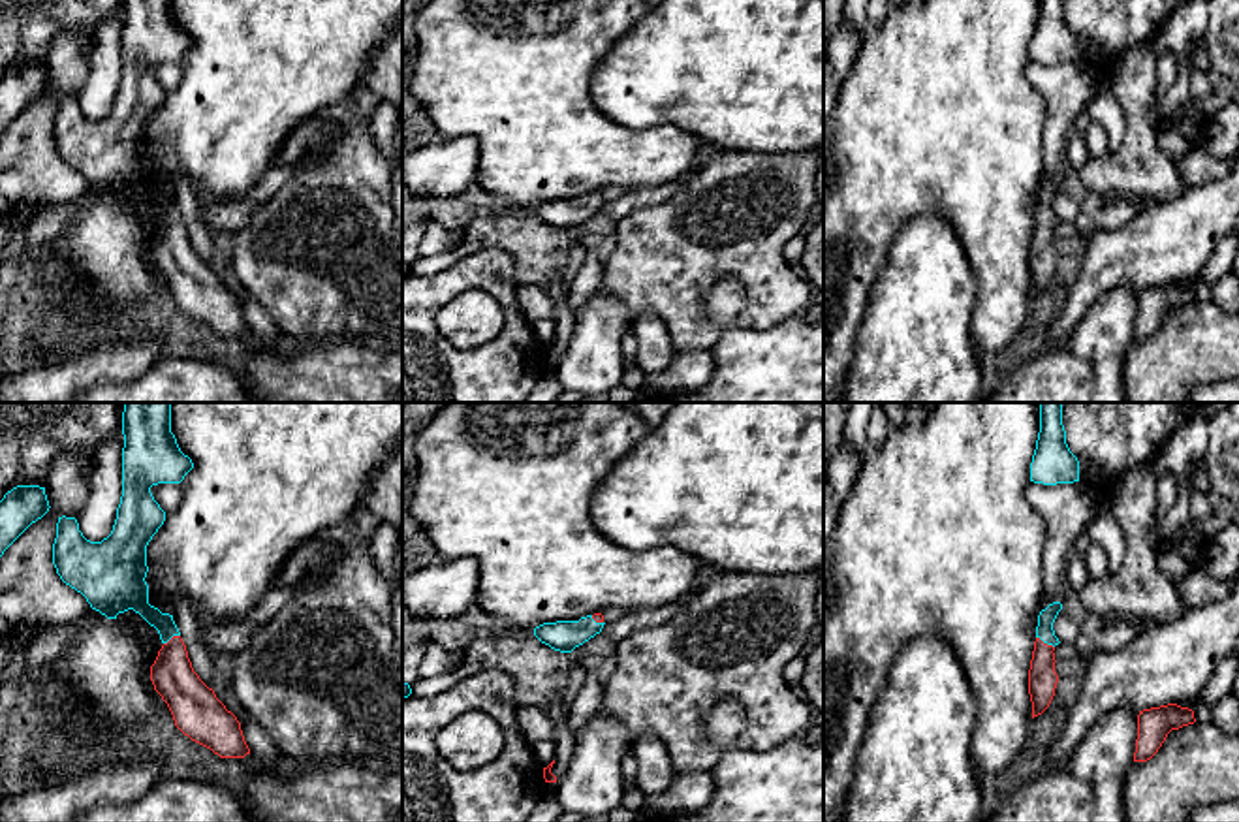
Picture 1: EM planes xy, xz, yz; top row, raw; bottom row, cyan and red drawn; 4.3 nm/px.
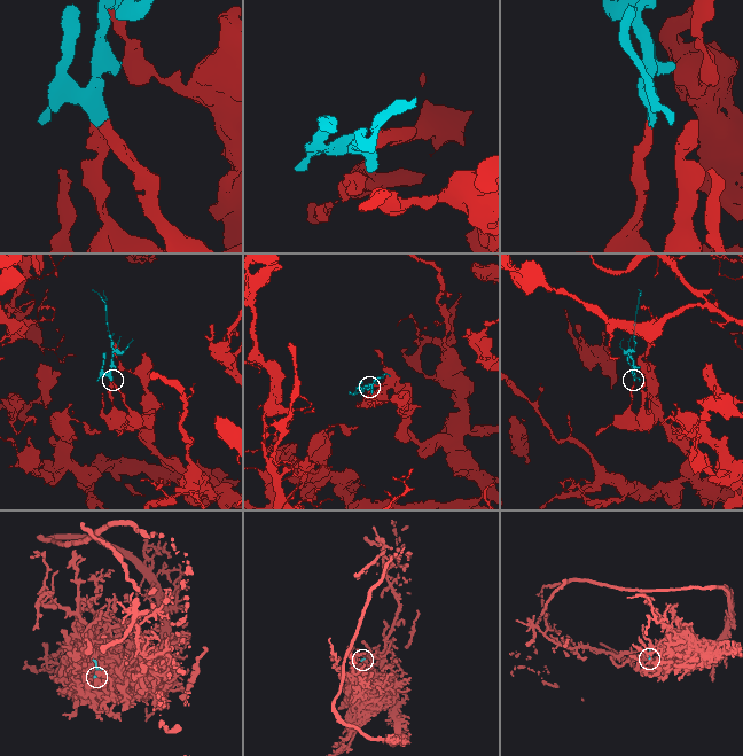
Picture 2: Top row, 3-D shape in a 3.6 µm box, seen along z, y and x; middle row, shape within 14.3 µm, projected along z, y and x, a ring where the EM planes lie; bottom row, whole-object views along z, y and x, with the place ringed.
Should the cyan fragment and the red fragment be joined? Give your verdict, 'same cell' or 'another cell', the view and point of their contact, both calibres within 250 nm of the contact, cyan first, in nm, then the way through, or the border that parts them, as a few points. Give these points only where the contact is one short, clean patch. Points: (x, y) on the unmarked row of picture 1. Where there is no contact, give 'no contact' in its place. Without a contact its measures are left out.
same cell; contact yz (1046, 221); calibres 80 and 130 nm; way yz (1044, 209), (1046, 221), (1042, 256)

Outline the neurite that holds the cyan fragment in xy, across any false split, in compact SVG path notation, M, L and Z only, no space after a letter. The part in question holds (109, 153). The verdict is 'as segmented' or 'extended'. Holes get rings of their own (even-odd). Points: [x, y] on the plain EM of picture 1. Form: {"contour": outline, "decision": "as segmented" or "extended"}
{"contour": "M122 0L122 13L122 75L111 113L90 120L75 96L58 96L53 143L107 198L133 188L158 209L164 224L150 260L175 305L220 337L244 337L250 327L241 301L194 250L173 194L149 182L147 124L165 100L150 66L180 62L194 41L180 30L171 0Z", "decision": "extended"}

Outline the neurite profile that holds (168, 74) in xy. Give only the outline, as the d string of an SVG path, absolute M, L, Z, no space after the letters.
M158 62L150 66L154 79L167 92L173 92L182 77L179 62Z

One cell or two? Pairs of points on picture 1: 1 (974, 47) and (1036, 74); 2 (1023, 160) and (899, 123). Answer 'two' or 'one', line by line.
1: two
2: one

